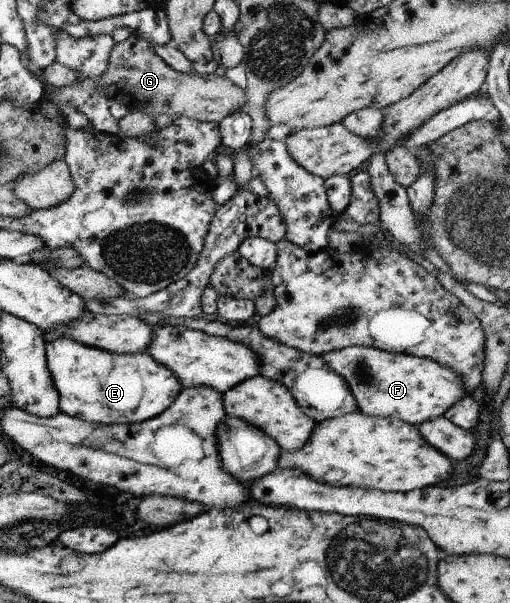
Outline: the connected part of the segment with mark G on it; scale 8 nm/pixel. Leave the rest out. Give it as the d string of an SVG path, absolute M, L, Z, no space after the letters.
M131 34L126 41L115 43L110 51L106 72L100 77L100 87L106 98L129 105L132 111L138 110L155 118L166 114L170 118L190 117L200 122L219 124L232 113L245 110L246 95L242 88L222 75L198 75L180 73L166 64L154 51L149 41Z

